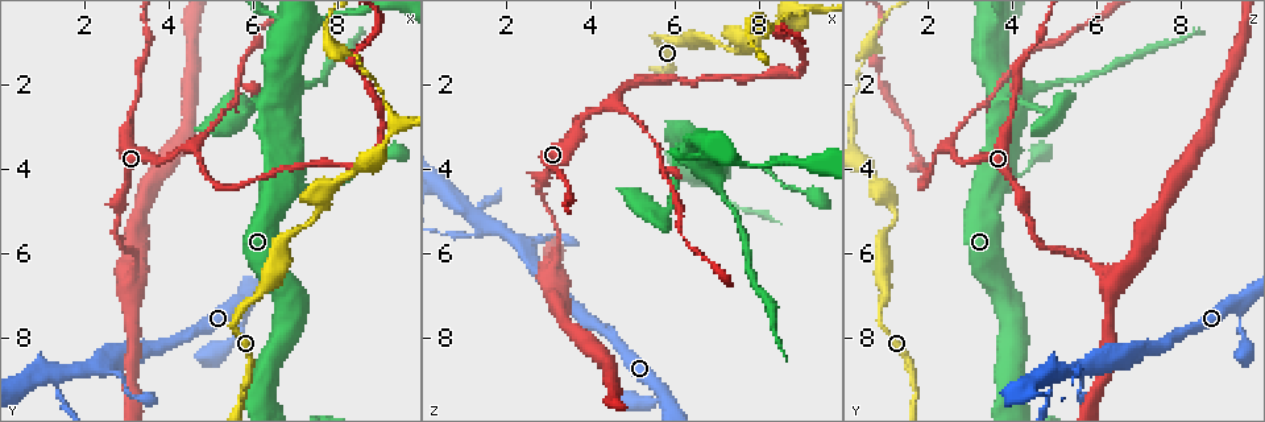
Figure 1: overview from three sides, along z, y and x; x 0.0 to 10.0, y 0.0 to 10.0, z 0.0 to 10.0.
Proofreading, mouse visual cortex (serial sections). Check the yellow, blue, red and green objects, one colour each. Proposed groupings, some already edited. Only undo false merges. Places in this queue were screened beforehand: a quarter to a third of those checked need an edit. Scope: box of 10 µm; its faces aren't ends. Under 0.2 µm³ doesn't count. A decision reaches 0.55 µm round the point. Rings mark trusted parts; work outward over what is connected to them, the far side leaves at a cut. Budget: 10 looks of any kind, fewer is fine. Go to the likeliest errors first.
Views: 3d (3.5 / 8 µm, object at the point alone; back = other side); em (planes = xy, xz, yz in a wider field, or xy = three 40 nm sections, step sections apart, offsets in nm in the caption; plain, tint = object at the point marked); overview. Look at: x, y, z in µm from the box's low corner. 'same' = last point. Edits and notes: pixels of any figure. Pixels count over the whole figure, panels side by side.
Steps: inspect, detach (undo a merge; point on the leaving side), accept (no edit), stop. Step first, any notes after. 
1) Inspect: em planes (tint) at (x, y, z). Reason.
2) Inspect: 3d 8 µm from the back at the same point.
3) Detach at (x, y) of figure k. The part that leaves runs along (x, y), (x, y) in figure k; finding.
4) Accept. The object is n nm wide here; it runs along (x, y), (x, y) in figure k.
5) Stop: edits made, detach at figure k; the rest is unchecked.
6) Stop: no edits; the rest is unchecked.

Inspect: 3d 3.5 µm at (4.35, 3.50, 2.40). Three arms meet.

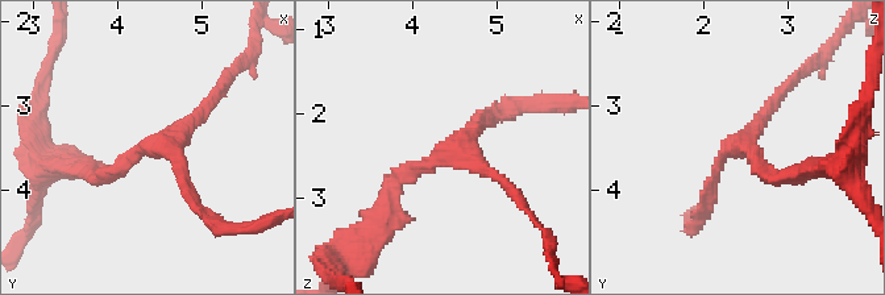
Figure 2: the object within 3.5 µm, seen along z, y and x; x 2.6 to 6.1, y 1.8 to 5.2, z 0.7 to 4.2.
Inspect: em xy step 5 (tint) at (4.40, 3.55, 2.45). 3 arms meet here; the arms are 150, 150, 200 nm wide; shape alone is not enough.

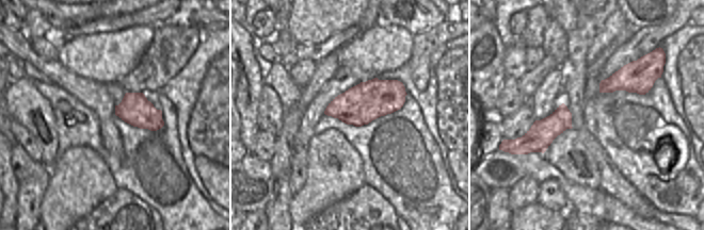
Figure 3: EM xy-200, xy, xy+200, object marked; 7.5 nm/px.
Accept. It runs along (389, 203), (404, 175), (494, 119) in figure 2; continuous, no second cell.

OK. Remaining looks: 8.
Inspect: 3d 8 µm from the back at (1.60, 8.75, 5.30). Small branch off a trunk.

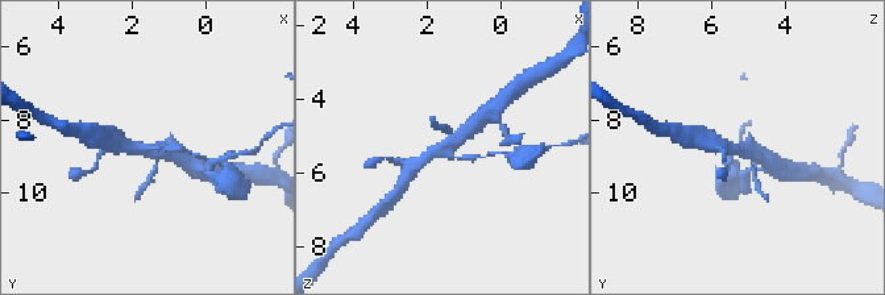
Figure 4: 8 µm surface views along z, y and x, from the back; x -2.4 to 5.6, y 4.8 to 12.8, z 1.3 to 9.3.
Inspect: 3d 3.5 µm from the back at the same point.

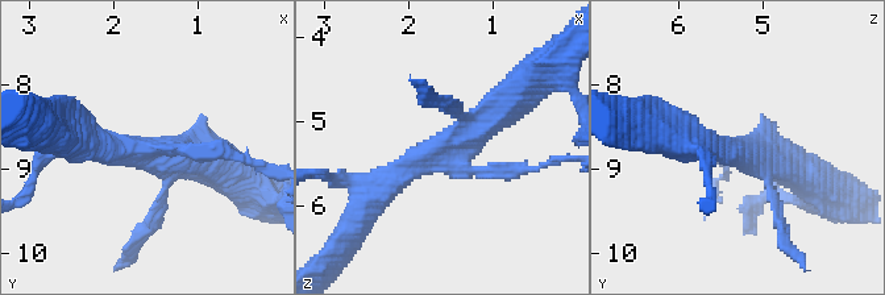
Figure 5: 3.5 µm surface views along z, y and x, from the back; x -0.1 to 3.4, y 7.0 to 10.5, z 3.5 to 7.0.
Inspect: em xy step 2 (tint) at (1.65, 8.80, 5.35). 4 arms meet here; the arms are 150, 150, 400, 400 nm wide.

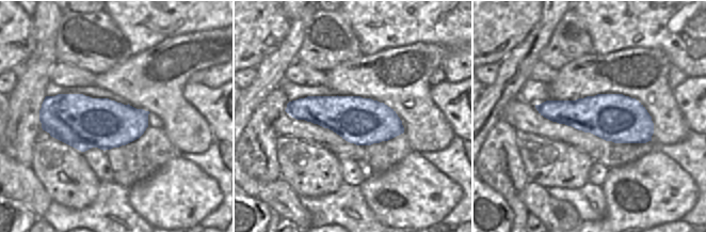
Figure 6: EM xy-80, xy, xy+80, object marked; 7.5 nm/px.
Detach at (518, 167) of figure 5. The part that leaves runs along (474, 170), (543, 167), (570, 157) in figure 5; a second cell is stuck on.

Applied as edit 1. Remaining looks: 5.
Inspect: 3d 3.5 µm at (3.20, 6.30, 6.15). Sudden change in width.

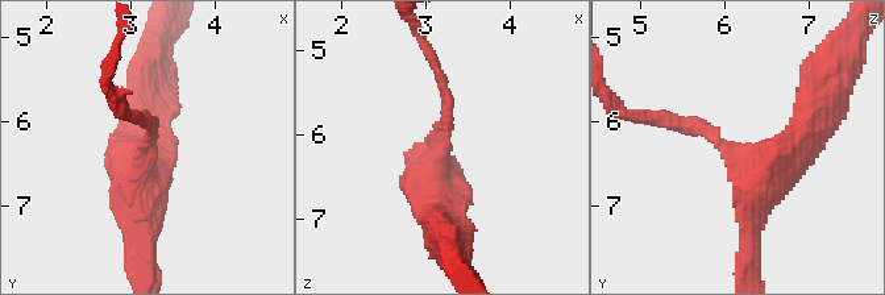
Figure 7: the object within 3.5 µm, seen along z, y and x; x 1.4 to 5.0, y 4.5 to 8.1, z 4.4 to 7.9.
Inspect: em xy step 2 (plain) at (3.20, 6.35, 6.10).

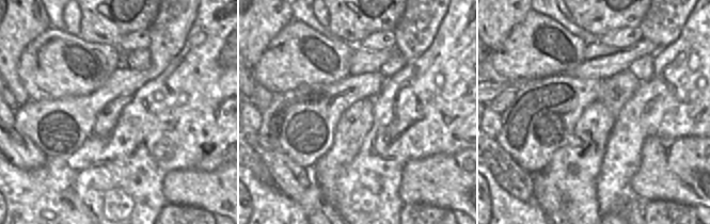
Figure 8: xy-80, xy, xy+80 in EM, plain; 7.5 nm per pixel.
Inspect: em xy step 2 (tint) at the same point.

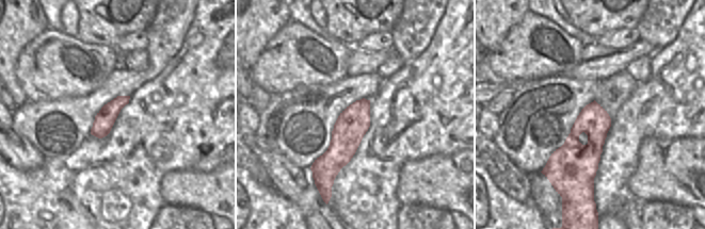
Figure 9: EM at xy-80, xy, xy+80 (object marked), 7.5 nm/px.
Accept. The object is 240 nm wide here; it runs along (663, 116), (732, 152), (804, 132) in figure 7; all the same cell.

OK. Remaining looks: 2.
Inspect: 3d 3.5 µm at (8.90, 3.80, 1.85). Abrupt turn.

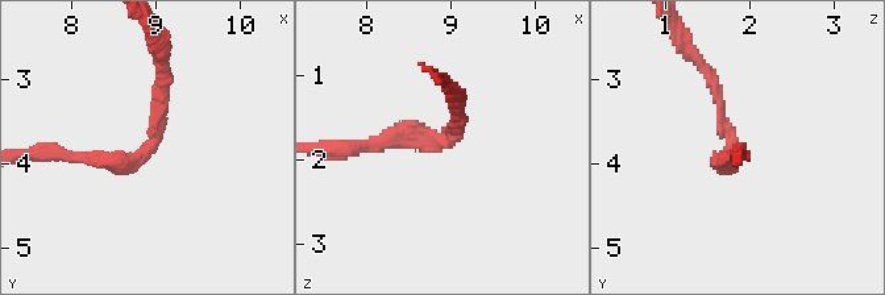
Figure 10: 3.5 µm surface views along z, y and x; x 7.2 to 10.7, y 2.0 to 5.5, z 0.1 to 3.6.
Inspect: em xy step 2 (tint) at (8.95, 3.75, 1.85). The arms are 150, 200 nm wide; need the tissue.

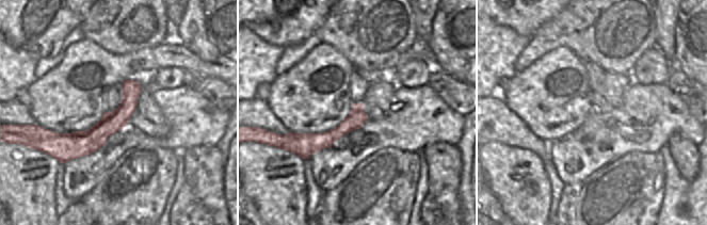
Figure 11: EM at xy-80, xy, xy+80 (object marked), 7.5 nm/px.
Accept. It runs along (74, 157), (148, 149), (163, 63) in figure 10; all the same cell.

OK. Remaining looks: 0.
Stop: edits made, detach at figure 5; the rest is unchecked.

